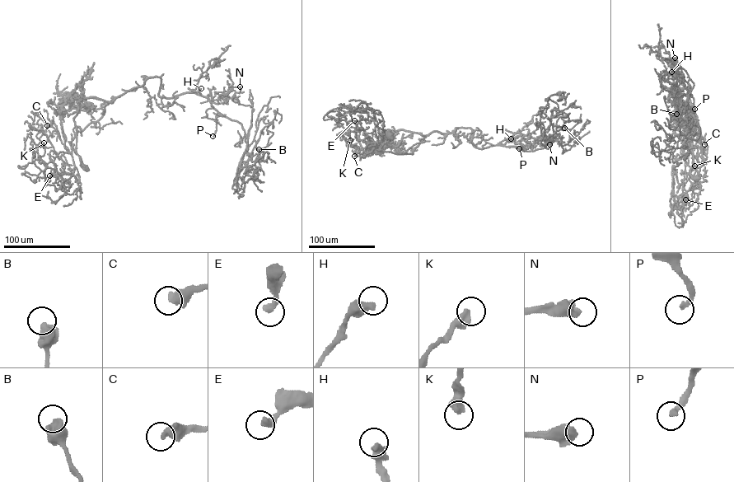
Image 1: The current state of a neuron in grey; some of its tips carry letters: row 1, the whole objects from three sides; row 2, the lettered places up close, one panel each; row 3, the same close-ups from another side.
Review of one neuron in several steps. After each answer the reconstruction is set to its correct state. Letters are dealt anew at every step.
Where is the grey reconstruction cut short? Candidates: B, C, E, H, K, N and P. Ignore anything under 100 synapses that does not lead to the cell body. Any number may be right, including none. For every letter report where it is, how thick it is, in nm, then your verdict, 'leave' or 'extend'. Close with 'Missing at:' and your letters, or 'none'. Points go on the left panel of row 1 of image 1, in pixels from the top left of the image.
B: (259, 149) | 550 nm | leave
C: (47, 125) | 480 nm | leave
E: (49, 175) | 380 nm | leave
H: (201, 88) | 480 nm | leave
K: (44, 142) | 400 nm | leave
N: (240, 86) | 500 nm | extend
P: (212, 136) | 240 nm | leave
Missing at: N

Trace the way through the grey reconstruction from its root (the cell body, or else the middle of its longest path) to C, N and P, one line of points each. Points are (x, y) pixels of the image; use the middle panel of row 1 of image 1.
C: (389, 136), (381, 137), (391, 133), (385, 149), (370, 138), (372, 151), (358, 147), (354, 156)
N: (389, 136), (385, 132), (381, 138), (400, 130), (423, 136), (469, 128), (468, 141), (480, 148), (549, 144)
P: (389, 136), (381, 138), (469, 128), (476, 147), (525, 151), (519, 148)

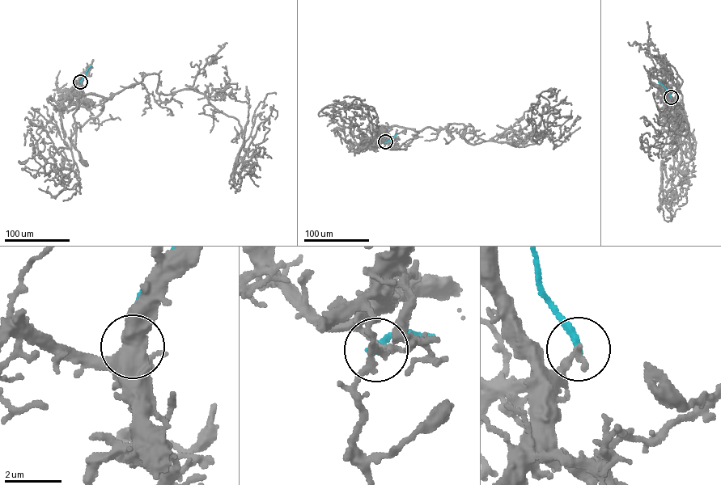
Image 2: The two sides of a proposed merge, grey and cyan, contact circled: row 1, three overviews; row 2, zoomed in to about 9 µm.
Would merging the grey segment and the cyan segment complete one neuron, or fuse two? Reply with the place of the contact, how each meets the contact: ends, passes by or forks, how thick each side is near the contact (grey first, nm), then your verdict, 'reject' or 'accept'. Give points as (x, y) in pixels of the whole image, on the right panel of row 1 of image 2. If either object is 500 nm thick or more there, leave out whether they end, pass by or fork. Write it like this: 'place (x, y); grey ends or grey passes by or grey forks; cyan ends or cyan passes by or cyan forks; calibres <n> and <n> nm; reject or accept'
place (671, 97); grey ends; cyan ends; calibres 280 and 320 nm; reject

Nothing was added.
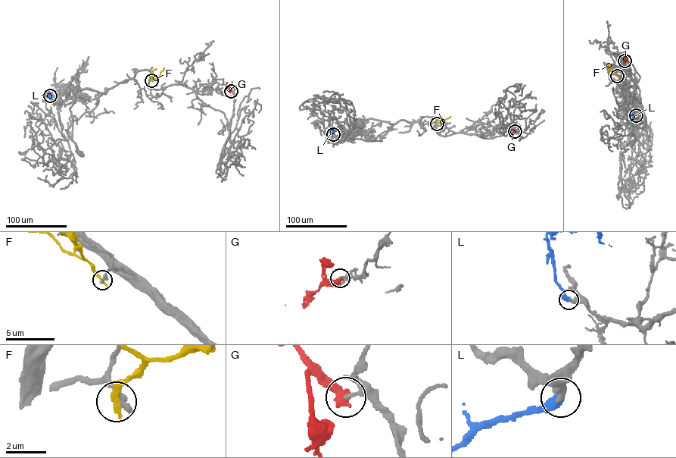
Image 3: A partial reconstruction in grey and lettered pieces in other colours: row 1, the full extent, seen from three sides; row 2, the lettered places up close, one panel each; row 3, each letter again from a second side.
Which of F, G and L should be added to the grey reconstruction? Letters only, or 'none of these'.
L

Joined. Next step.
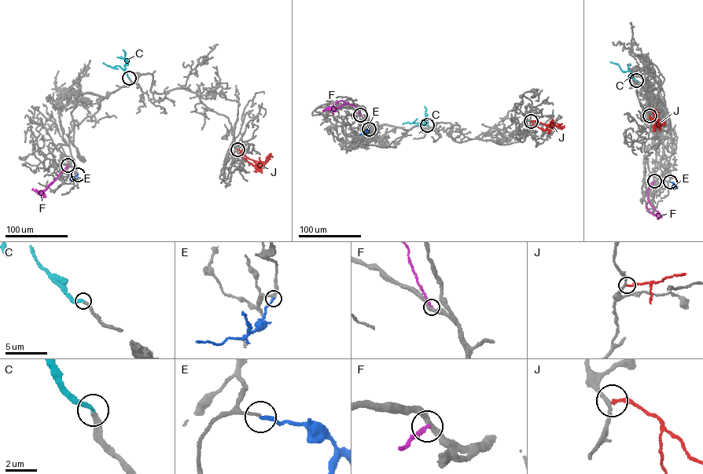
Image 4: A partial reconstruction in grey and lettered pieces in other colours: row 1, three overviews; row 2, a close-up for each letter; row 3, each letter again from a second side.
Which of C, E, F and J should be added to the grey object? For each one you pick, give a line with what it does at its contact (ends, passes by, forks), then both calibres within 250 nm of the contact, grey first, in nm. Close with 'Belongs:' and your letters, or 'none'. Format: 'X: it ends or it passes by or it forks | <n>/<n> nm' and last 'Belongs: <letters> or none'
C: it ends | 280/260 nm
E: it ends | 150/200 nm
Belongs: C, E

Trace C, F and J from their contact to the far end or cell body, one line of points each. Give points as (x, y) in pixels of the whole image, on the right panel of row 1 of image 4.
C: (636, 80), (630, 71), (623, 71), (617, 64), (610, 62)
F: (655, 181), (647, 191), (646, 206), (652, 214), (658, 214), (657, 219)
J: (649, 115), (650, 119), (657, 120), (653, 111)

